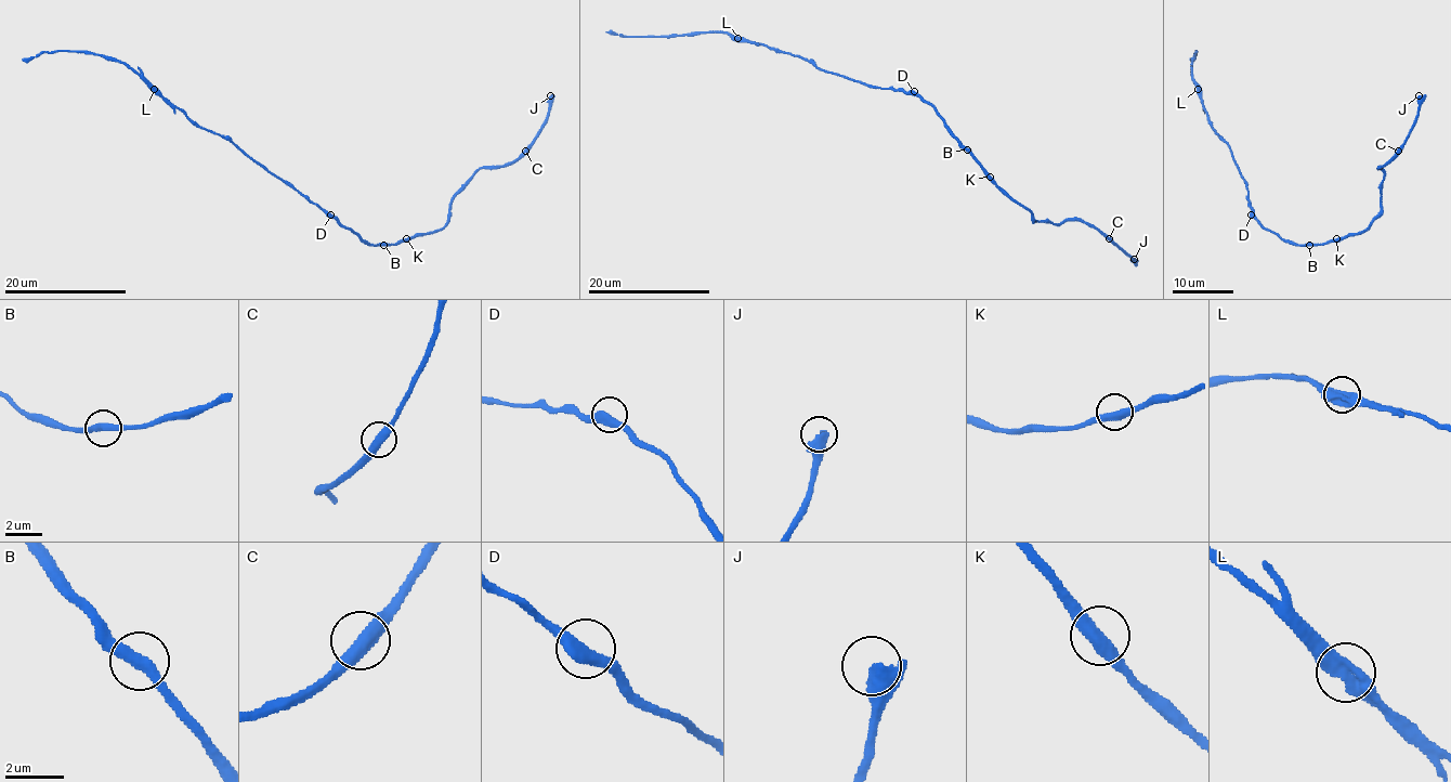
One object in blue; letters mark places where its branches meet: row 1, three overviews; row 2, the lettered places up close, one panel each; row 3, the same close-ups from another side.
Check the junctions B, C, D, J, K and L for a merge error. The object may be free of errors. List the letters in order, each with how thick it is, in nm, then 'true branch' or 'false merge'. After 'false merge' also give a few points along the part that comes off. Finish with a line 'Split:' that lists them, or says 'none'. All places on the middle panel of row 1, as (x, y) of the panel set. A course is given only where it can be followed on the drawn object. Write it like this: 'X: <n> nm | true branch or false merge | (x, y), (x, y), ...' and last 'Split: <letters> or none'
B: 400 nm | true branch
C: 440 nm | true branch
D: 480 nm | true branch
J: 500 nm | true branch
K: 440 nm | true branch
L: 480 nm | false merge | (737, 38), (724, 31), (638, 37), (605, 31)
Split: L

